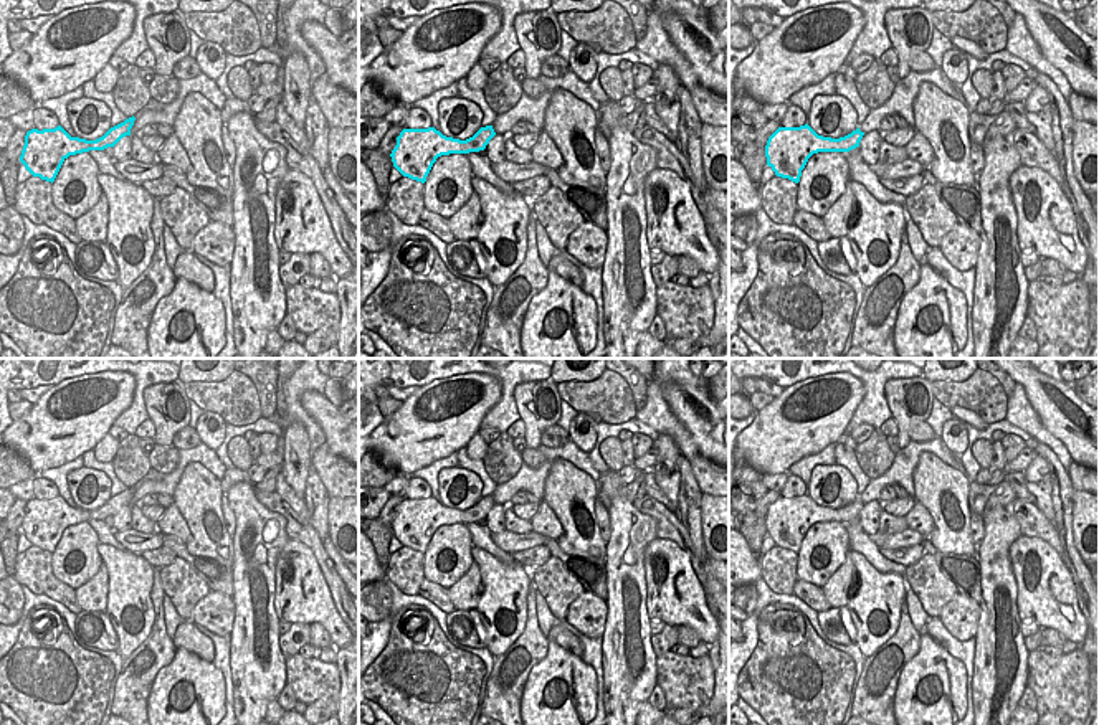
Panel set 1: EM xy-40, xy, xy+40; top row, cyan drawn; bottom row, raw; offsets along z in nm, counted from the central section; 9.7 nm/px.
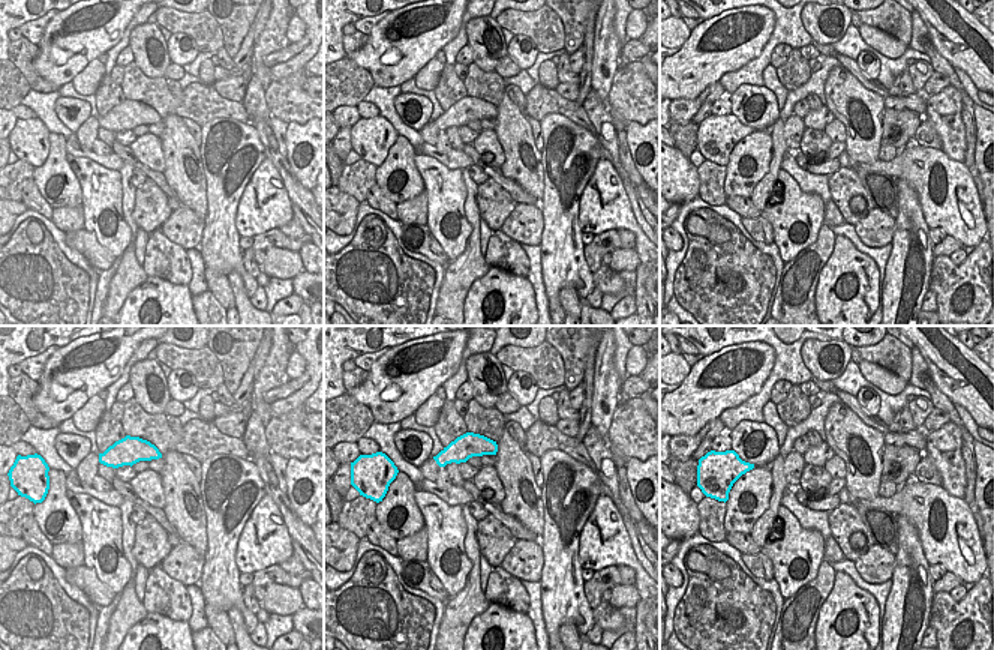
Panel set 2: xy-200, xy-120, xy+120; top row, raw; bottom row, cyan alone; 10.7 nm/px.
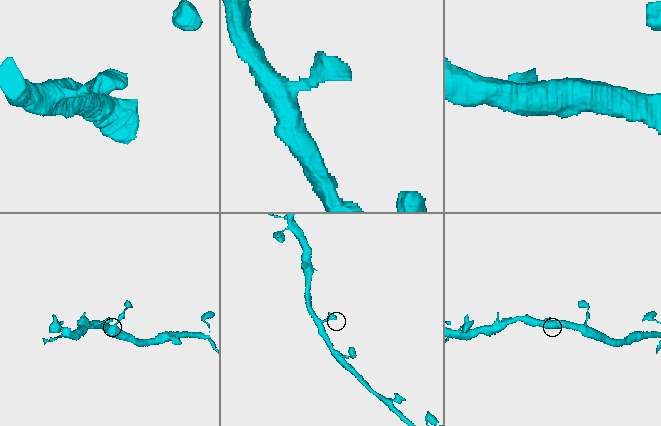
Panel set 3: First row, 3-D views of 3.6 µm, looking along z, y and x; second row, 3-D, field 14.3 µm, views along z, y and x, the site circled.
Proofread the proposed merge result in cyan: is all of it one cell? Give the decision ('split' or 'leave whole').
leave whole

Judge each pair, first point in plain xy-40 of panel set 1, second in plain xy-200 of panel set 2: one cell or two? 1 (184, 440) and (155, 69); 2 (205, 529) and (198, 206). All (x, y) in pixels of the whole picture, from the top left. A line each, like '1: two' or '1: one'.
1: two
2: one

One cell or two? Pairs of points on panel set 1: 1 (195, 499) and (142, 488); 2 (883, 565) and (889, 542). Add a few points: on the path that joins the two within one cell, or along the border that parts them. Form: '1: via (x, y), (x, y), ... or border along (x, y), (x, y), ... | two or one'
1: border along (194, 461), (185, 466), (172, 496) | two
2: border along (868, 535), (878, 549) | two

